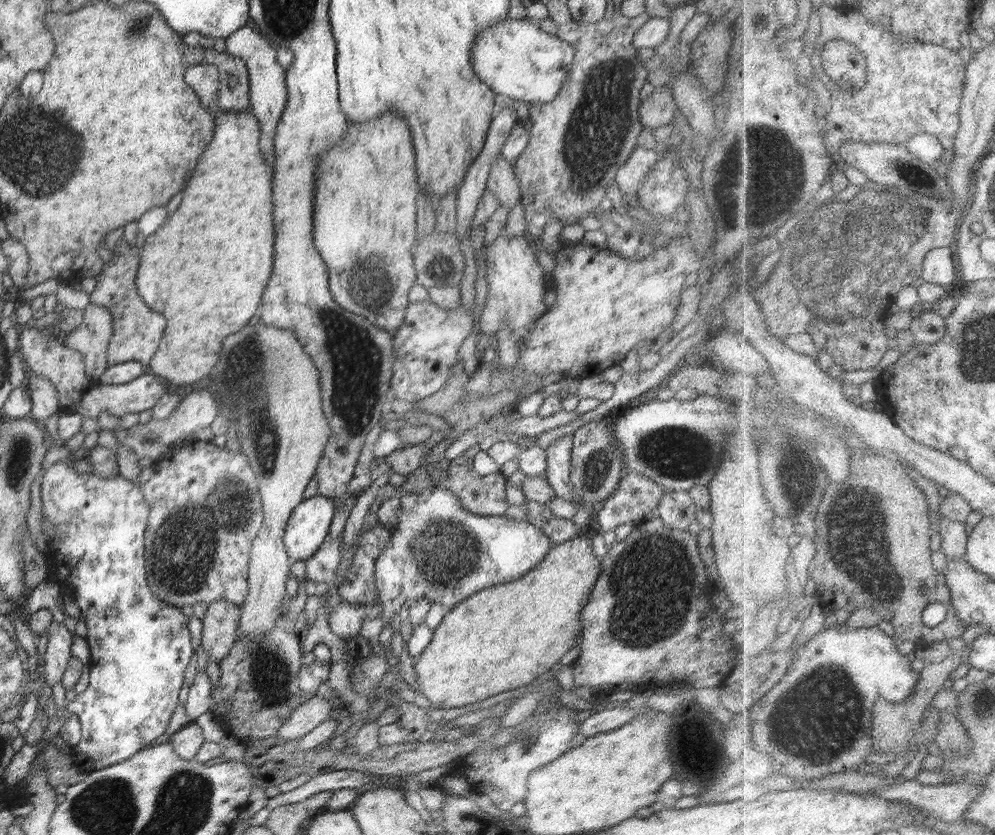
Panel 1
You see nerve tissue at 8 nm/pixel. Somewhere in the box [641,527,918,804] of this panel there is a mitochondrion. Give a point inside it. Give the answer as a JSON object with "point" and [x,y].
{"point":[804,731]}

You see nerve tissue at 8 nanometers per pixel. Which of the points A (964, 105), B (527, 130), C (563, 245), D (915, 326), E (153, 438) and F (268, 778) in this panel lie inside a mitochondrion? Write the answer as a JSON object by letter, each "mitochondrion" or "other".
{"A":"other","B":"other","C":"other","D":"other","E":"mitochondrion","F":"other"}

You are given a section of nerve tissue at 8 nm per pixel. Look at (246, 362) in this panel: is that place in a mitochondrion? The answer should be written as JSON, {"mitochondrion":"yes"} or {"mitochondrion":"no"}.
{"mitochondrion":"yes"}

